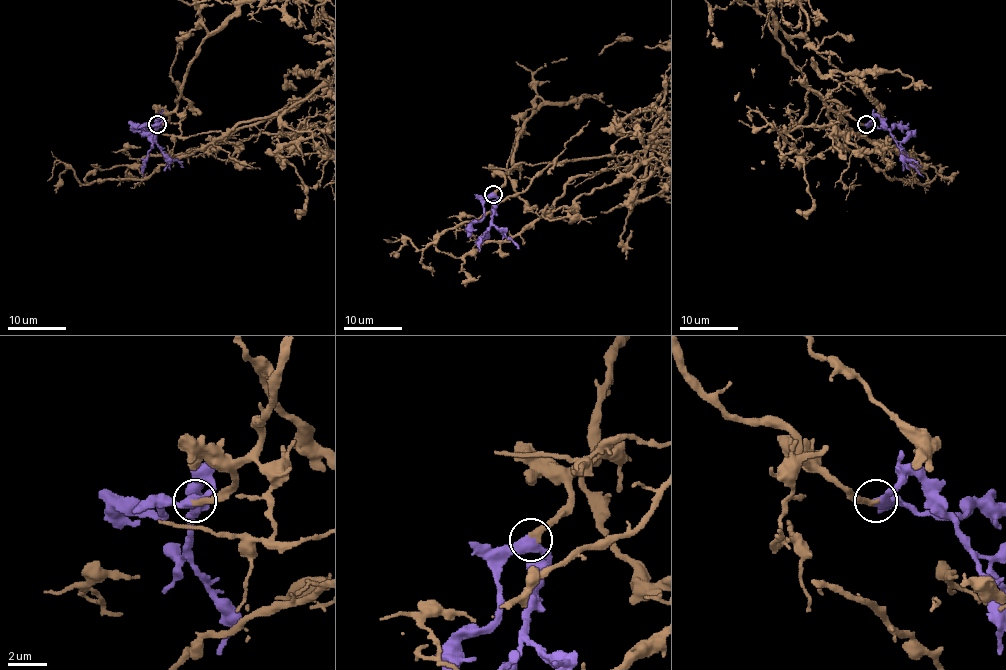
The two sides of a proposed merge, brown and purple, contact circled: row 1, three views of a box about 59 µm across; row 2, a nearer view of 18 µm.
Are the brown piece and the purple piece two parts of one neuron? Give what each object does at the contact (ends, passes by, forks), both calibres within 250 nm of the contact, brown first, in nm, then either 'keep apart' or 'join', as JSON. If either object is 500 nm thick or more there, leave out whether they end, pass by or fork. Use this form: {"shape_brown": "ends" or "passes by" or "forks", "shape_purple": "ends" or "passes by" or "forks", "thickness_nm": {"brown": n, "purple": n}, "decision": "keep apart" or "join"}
{"shape_brown": "ends", "shape_purple": "passes by", "thickness_nm": {"brown": 380, "purple": 440}, "decision": "join"}

